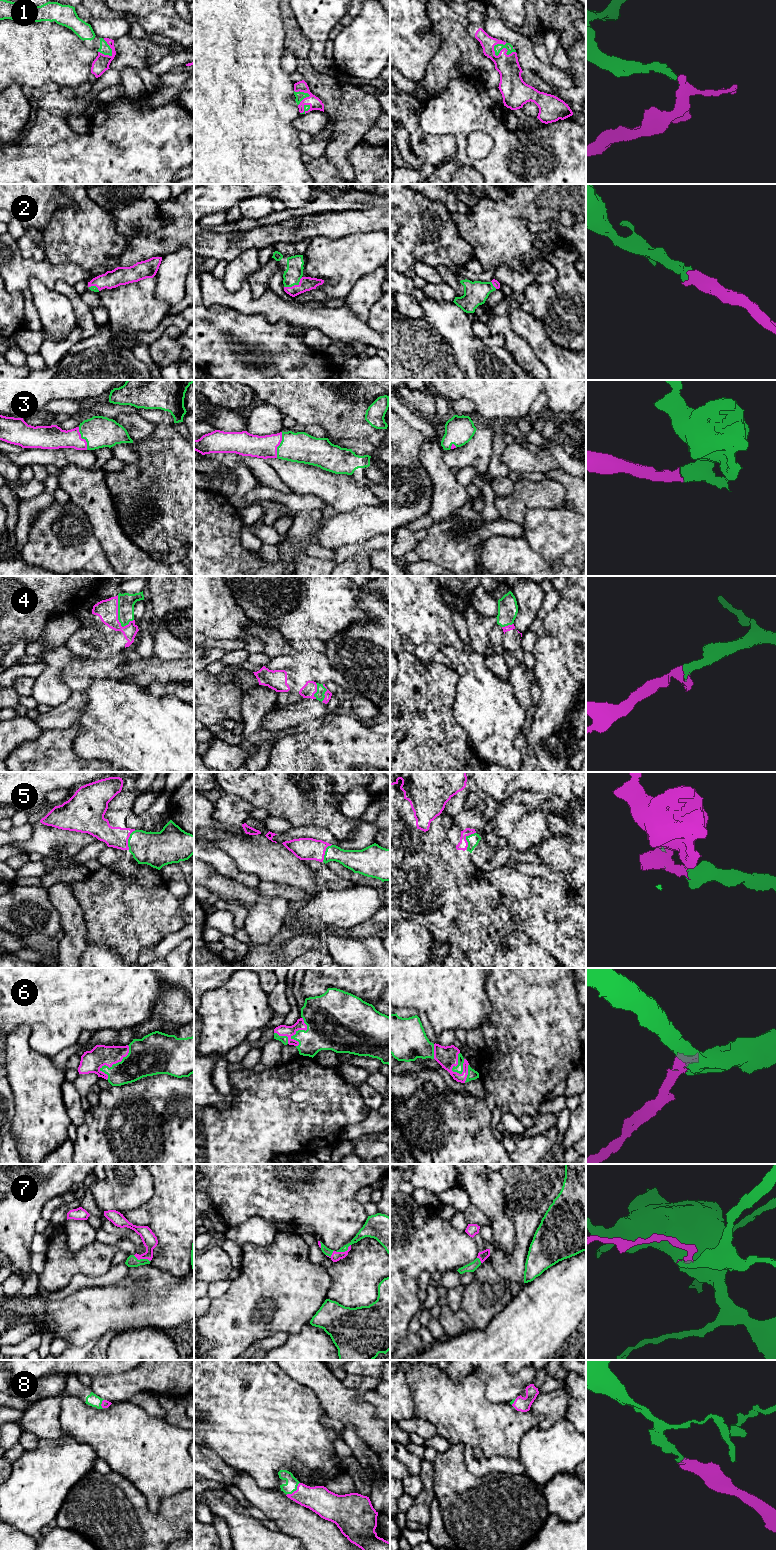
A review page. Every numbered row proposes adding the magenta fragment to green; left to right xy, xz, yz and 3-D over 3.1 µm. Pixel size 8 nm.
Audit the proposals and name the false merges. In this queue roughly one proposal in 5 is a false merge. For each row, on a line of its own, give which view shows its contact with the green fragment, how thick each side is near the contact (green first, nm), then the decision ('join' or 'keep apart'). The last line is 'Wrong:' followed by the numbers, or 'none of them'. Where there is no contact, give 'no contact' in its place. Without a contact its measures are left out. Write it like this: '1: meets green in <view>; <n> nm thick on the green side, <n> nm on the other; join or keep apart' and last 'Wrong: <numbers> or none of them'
1: meets green in yz; 60 nm thick on the green side, 180 nm on the other; join
2: meets green in xz; 140 nm thick on the green side, 110 nm on the other; join
3: meets green in xz; 240 nm thick on the green side, 180 nm on the other; join
4: meets green in xy; 140 nm thick on the green side, 170 nm on the other; join
5: meets green in yz; 90 nm thick on the green side, 80 nm on the other; join
6: meets green in xy; 260 nm thick on the green side, 180 nm on the other; join
7: meets green in xy; 90 nm thick on the green side, 120 nm on the other; join
8: meets green in xz; 100 nm thick on the green side, 220 nm on the other; join
Wrong: none of them

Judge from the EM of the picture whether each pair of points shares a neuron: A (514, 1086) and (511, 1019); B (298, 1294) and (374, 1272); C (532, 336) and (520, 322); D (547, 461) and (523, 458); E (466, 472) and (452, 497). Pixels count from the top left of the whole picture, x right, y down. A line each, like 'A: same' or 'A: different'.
A: same
B: different
C: same
D: same
E: different

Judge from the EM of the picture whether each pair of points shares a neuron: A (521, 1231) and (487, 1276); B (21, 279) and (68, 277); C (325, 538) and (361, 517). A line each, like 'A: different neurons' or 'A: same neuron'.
A: different neurons
B: same neuron
C: same neuron

